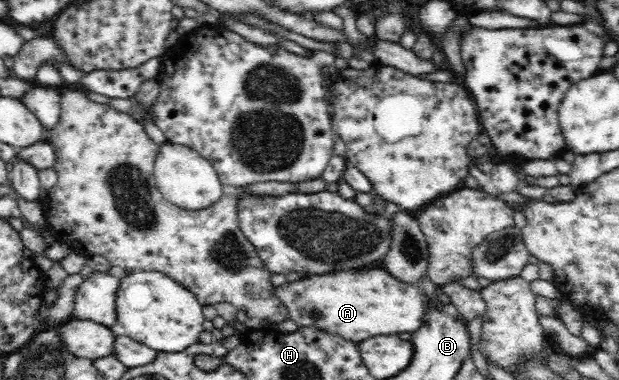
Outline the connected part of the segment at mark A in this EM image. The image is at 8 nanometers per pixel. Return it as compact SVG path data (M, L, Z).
M382 265L362 270L350 269L303 276L297 281L277 286L274 293L289 310L290 319L294 320L299 327L311 326L330 334L336 334L356 344L374 336L413 333L423 323L425 310L430 304L430 299L417 286L406 284L390 275Z

